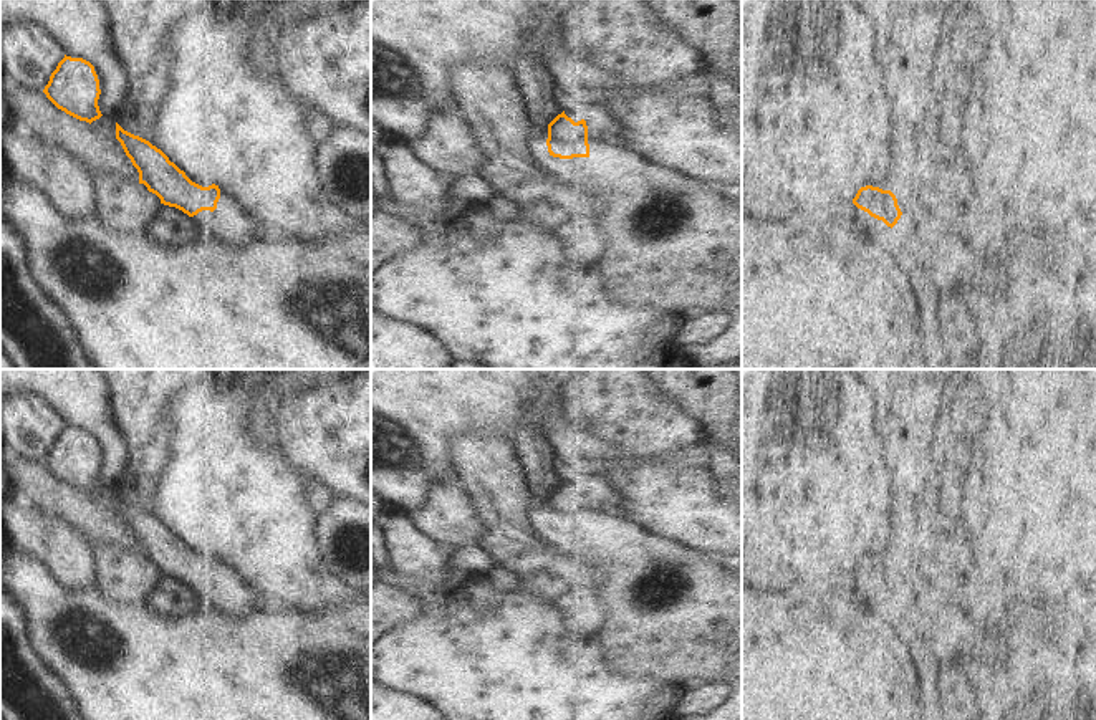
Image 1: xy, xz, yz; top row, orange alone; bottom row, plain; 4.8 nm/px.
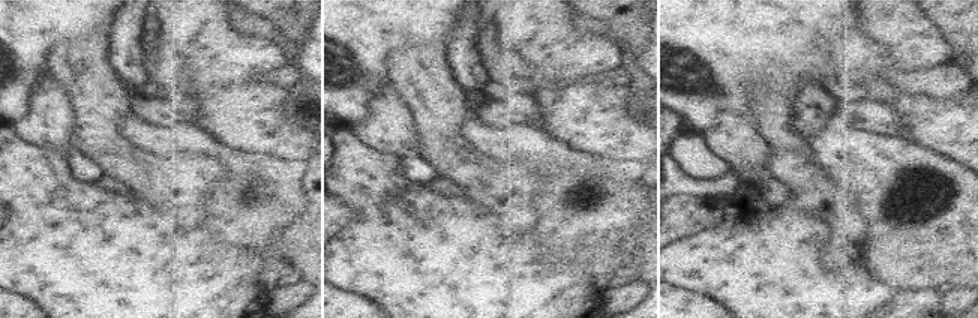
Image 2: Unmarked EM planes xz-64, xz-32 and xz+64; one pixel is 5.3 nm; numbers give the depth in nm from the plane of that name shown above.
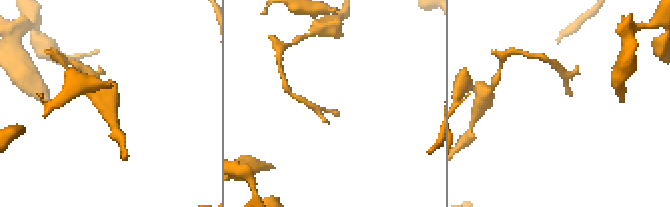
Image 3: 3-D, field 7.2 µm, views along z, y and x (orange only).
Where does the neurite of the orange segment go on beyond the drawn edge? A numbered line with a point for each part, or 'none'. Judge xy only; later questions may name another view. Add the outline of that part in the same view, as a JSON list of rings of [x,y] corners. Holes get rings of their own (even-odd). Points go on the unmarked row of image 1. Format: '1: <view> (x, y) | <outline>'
1: xy (230, 593) | [[[220,561],[214,583],[202,581],[192,589],[199,607],[214,607],[238,619],[253,614],[255,606],[263,599],[250,581],[225,561]]]

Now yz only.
1: yz (871, 600) | [[[853,573],[846,576],[844,586],[848,594],[856,598],[866,611],[881,612],[891,601],[882,591],[871,588]]]

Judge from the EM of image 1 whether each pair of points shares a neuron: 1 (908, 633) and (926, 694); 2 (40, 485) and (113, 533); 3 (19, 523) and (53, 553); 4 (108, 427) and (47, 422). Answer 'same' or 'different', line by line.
1: same
2: same
3: same
4: different

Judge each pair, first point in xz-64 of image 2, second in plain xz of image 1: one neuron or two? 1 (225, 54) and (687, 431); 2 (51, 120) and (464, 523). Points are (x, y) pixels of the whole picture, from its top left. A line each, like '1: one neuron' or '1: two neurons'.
1: one neuron
2: one neuron

